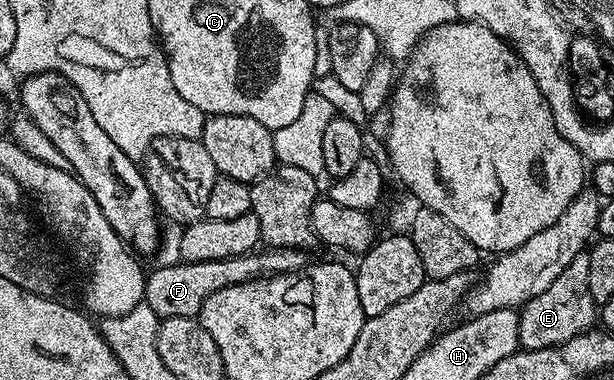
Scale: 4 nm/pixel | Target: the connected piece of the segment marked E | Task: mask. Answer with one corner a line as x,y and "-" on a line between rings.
587,251
578,254
542,294
534,294
530,302
526,302
519,309
520,329
518,338
520,348
530,350
542,350
553,348
562,342
570,342
578,334
587,332
598,320
598,306
590,294
590,258

